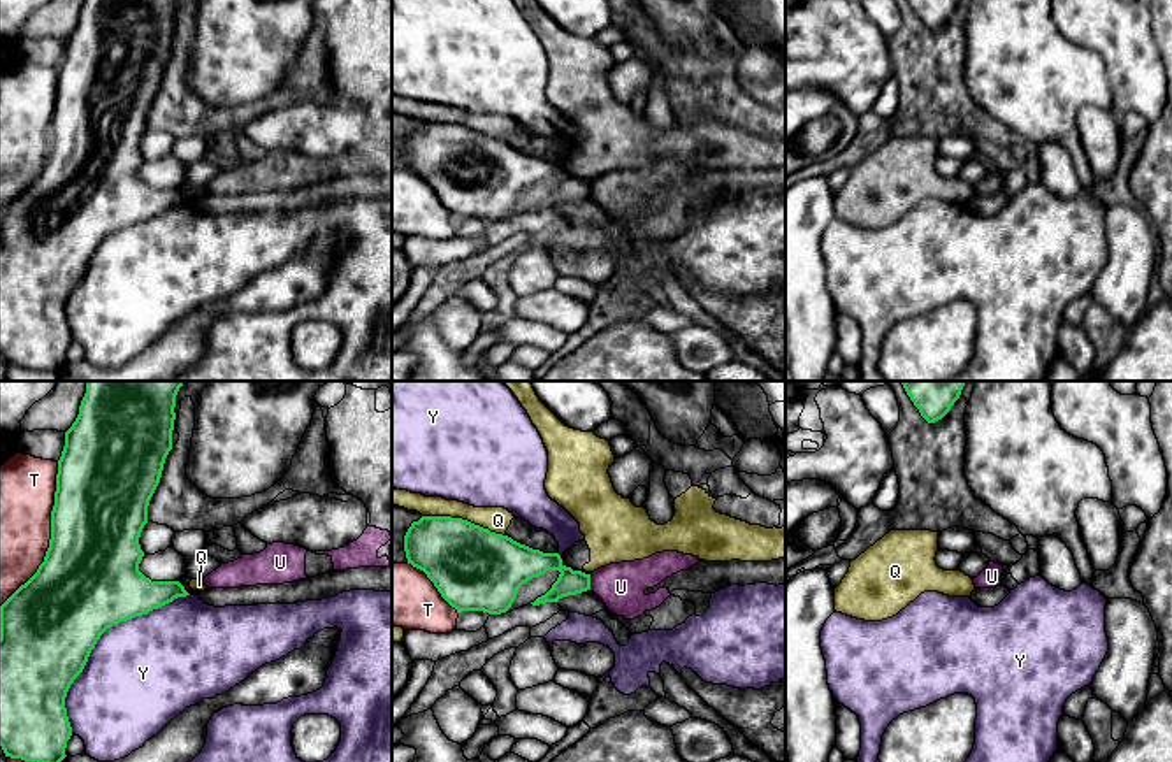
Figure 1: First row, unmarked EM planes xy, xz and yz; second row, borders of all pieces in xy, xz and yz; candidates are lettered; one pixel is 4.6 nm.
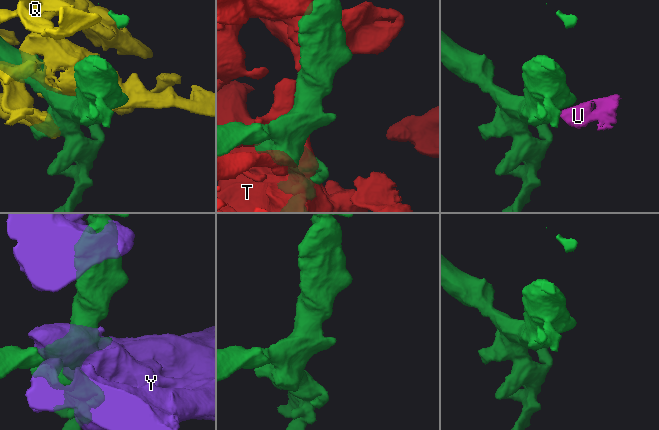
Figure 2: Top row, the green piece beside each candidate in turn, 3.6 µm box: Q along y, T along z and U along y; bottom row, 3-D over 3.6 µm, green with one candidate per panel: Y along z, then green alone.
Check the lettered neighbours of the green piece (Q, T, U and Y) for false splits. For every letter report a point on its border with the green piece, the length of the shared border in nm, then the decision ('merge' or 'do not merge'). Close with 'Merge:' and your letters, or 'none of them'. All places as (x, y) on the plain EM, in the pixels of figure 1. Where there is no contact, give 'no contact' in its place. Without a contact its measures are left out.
Q: meets green in xz at (464, 127); contact 400 nm long; do not merge
T: meets green in xy at (51, 141); contact 700 nm long; do not merge
U: meets green in xz at (589, 188); contact 70 nm long; do not merge
Y: meets green in xy at (97, 246); contact 850 nm long; do not merge
Merge: none of them

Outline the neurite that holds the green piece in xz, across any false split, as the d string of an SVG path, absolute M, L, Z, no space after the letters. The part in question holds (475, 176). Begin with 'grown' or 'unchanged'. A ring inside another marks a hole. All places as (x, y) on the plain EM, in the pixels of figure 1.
unchanged; M422 123L408 135L404 158L457 219L506 219L518 195L546 177L561 181L532 212L590 197L590 181L566 174L559 160L532 156L462 125Z

